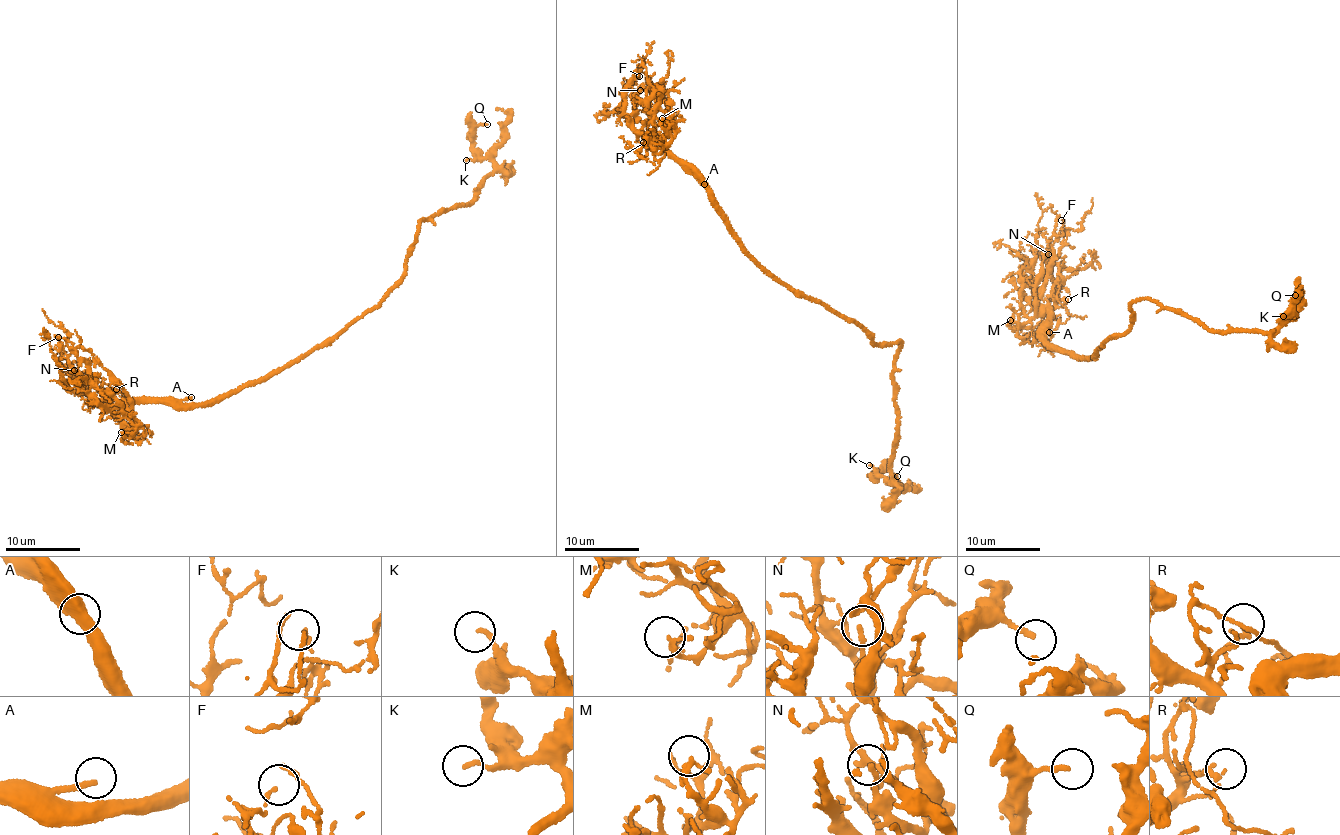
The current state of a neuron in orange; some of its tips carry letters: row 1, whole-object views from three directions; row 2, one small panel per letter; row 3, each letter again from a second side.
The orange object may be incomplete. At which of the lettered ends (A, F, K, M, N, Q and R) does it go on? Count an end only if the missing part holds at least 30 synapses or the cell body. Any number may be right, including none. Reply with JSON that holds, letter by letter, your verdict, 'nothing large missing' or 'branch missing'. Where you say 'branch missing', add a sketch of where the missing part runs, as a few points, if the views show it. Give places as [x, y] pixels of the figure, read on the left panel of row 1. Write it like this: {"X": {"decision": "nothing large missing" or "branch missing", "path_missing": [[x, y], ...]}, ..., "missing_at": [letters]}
{"A": {"decision": "branch missing"}, "F": {"decision": "nothing large missing"}, "K": {"decision": "nothing large missing"}, "M": {"decision": "nothing large missing"}, "N": {"decision": "nothing large missing"}, "Q": {"decision": "nothing large missing"}, "R": {"decision": "nothing large missing"}, "missing_at": ["A"]}

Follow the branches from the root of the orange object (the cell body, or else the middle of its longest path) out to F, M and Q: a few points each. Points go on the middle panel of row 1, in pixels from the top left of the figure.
F: (800, 293), (758, 265), (703, 183), (668, 157), (632, 92), (639, 76)
M: (800, 293), (758, 265), (703, 183), (671, 158), (658, 140), (667, 134), (668, 123), (662, 118)
Q: (800, 293), (862, 329), (874, 344), (900, 343), (891, 479), (873, 474), (882, 469), (897, 476)

